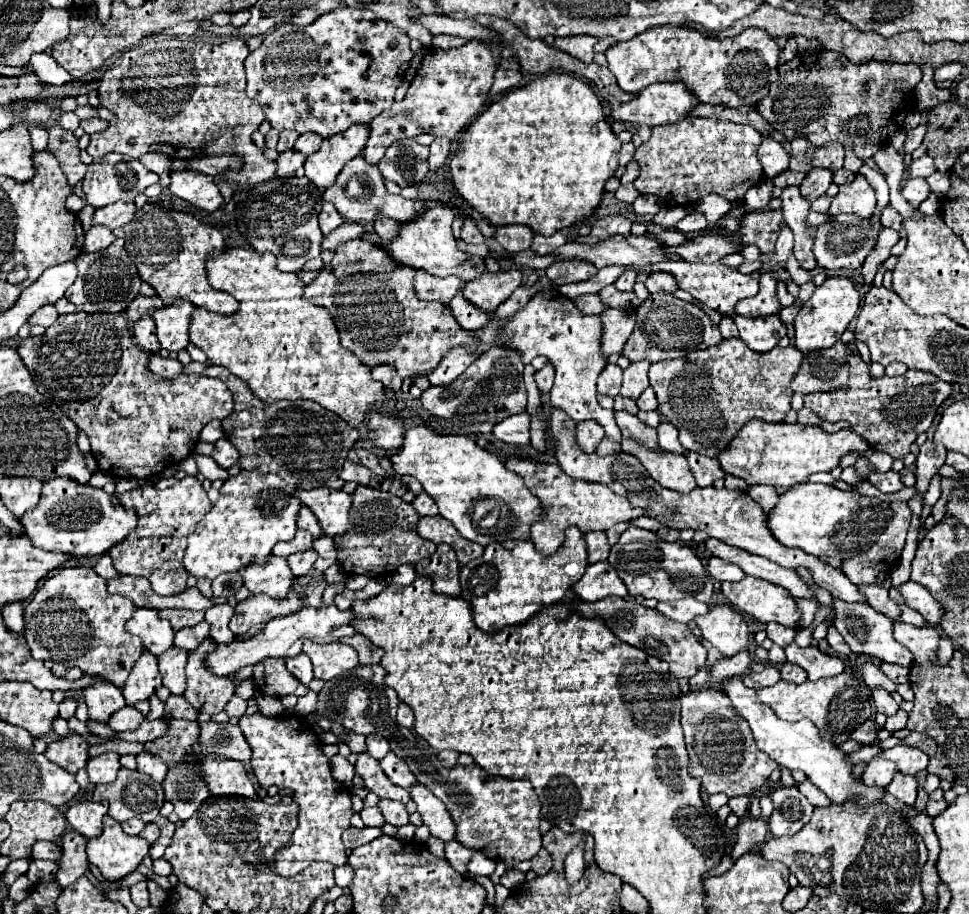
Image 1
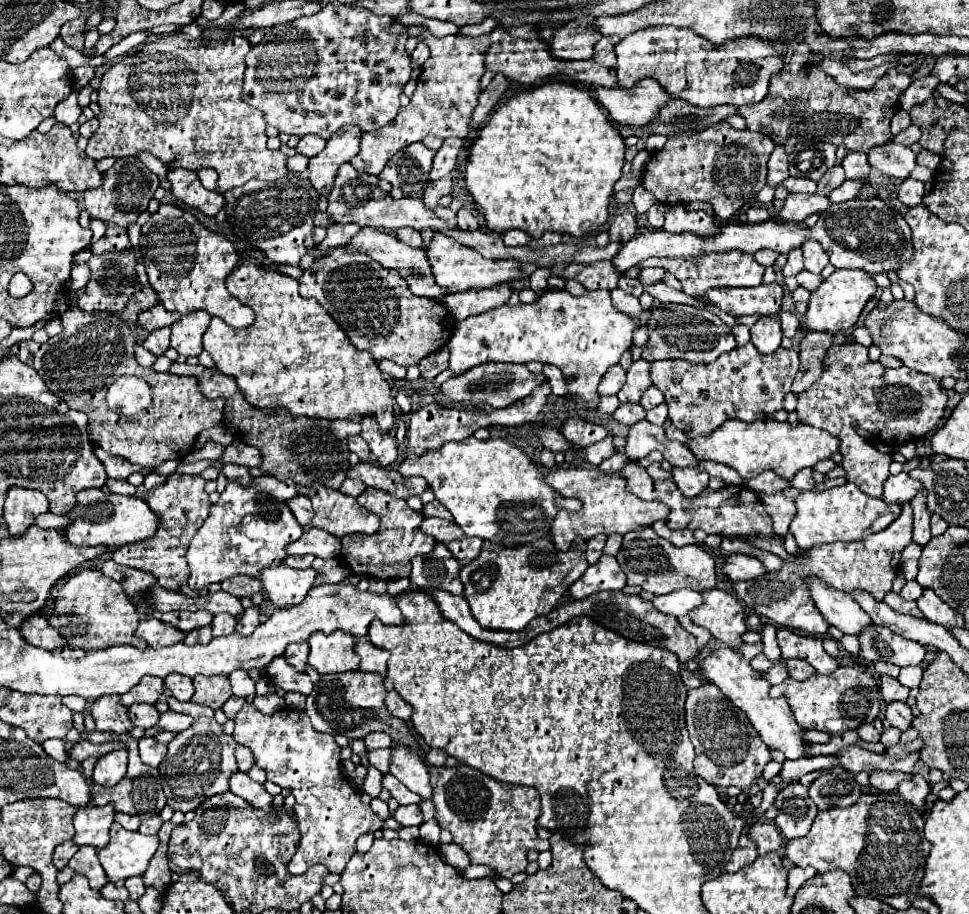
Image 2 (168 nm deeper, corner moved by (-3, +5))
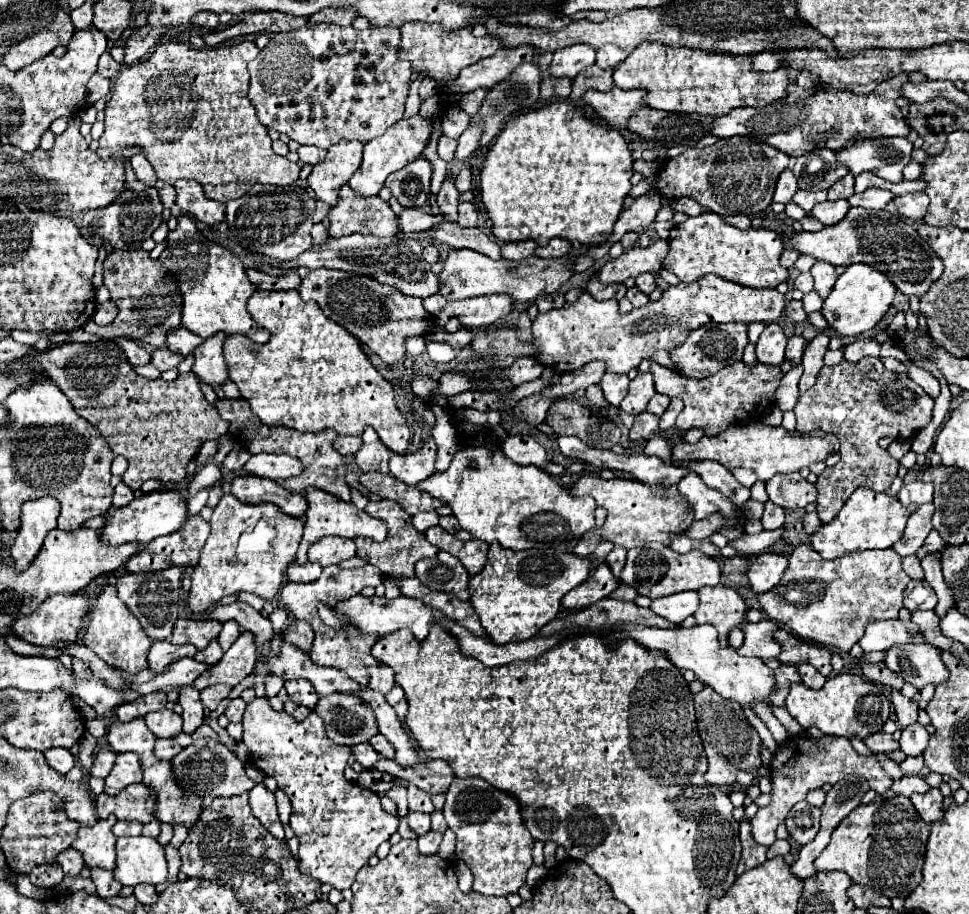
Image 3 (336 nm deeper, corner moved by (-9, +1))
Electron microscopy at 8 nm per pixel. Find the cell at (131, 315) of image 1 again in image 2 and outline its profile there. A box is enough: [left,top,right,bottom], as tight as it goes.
[140,305,180,333]

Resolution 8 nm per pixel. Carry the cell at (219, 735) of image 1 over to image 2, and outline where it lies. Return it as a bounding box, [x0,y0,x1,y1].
[158,717,238,813]

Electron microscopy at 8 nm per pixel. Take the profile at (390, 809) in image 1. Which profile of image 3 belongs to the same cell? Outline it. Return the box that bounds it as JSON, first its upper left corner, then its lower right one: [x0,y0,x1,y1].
[406,811,430,835]

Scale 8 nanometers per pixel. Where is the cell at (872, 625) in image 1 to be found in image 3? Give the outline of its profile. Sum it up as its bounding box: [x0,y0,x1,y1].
[884,645,948,689]

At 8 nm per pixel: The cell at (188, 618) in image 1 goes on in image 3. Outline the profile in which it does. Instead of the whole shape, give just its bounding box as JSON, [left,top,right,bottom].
[172,619,222,649]

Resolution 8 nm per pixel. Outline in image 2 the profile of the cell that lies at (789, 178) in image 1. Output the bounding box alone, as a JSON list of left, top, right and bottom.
[784,177,816,193]

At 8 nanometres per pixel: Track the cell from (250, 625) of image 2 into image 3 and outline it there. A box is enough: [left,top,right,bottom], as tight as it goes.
[194,631,256,689]

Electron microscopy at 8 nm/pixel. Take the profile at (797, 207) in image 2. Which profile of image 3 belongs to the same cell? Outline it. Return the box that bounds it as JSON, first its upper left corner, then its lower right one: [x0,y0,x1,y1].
[808,199,850,225]

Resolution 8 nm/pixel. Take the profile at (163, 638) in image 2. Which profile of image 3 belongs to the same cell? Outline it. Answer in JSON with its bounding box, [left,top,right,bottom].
[148,641,196,671]

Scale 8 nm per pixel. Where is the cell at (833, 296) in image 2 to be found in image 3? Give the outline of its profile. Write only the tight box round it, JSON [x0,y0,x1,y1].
[822,263,896,337]

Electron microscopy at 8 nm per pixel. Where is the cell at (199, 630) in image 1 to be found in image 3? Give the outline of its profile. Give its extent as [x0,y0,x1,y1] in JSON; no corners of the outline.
[194,639,224,665]

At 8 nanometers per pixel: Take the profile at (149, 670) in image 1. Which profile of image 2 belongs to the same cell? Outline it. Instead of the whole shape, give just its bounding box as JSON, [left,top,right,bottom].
[120,677,164,707]

